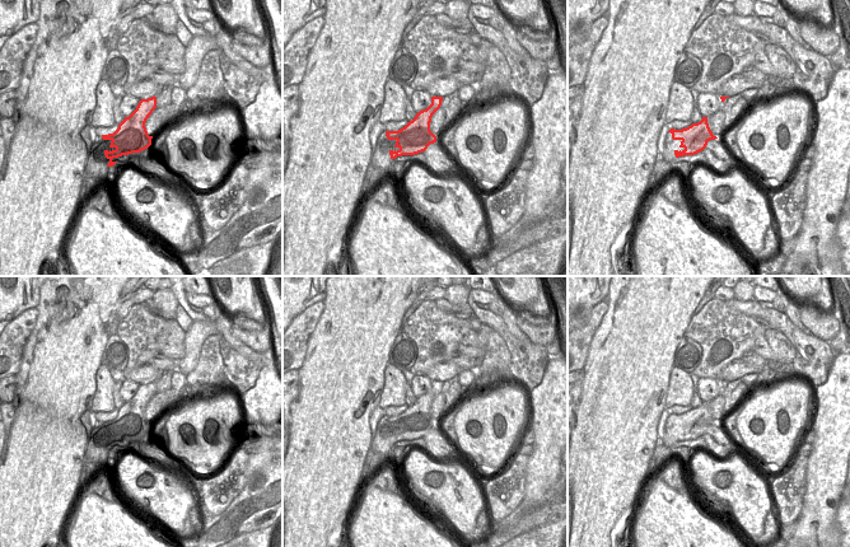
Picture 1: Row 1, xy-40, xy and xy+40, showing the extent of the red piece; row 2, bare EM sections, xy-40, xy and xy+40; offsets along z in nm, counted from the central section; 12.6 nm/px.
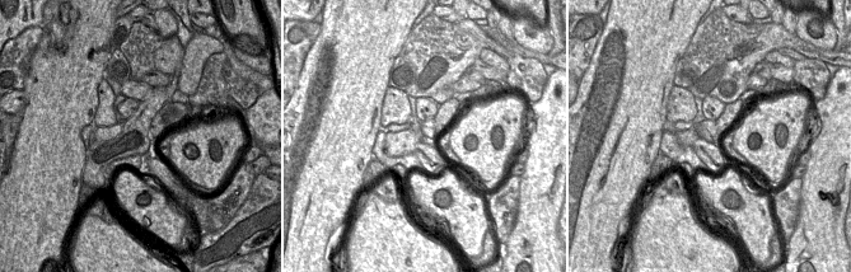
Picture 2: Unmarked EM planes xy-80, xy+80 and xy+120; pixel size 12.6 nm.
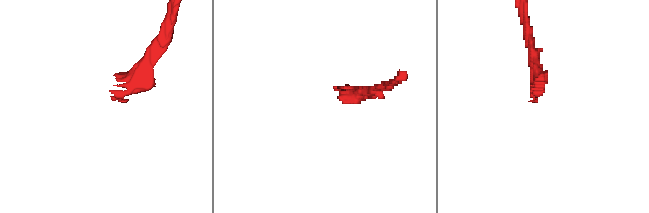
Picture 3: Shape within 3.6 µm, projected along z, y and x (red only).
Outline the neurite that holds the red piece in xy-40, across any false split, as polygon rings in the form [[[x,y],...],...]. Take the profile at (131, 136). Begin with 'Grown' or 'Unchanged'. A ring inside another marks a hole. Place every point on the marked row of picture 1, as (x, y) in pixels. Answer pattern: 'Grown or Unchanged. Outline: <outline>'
Unchanged. Outline: [[[157,97],[141,99],[136,109],[118,125],[113,134],[102,135],[103,140],[109,140],[113,150],[104,150],[106,158],[109,160],[108,167],[113,167],[117,162],[113,158],[140,153],[151,145],[151,139],[146,131],[145,122],[157,108]]]

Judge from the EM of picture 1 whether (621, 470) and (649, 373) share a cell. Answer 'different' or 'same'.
same

